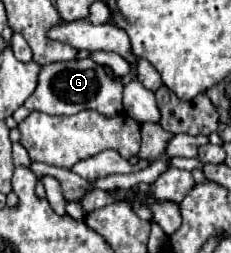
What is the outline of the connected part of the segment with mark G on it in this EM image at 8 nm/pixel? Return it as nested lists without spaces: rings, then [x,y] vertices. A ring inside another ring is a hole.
[[[92,58],[68,60],[68,62],[56,62],[56,64],[42,66],[38,74],[38,86],[32,92],[32,96],[24,102],[24,106],[28,110],[38,110],[46,114],[78,114],[82,110],[98,110],[100,114],[106,114],[108,118],[112,118],[114,114],[122,114],[122,90],[124,90],[124,84],[118,78],[108,76],[104,72],[104,66],[96,64]]]

